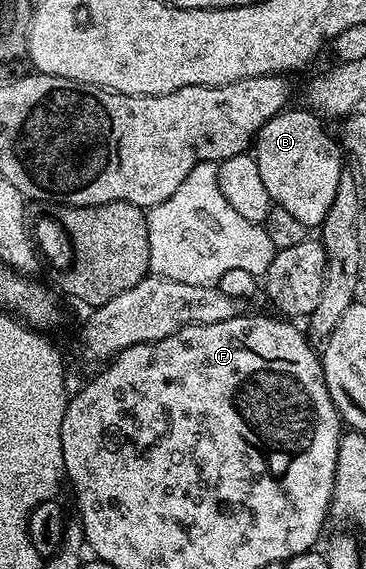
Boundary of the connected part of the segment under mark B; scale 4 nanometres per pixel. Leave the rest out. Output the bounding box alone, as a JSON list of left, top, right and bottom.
[253,110,345,229]

